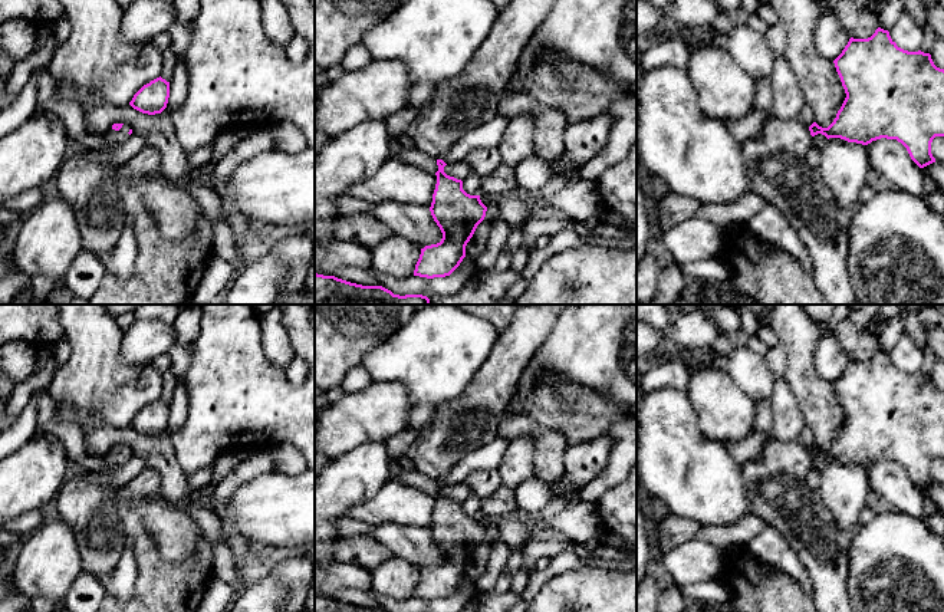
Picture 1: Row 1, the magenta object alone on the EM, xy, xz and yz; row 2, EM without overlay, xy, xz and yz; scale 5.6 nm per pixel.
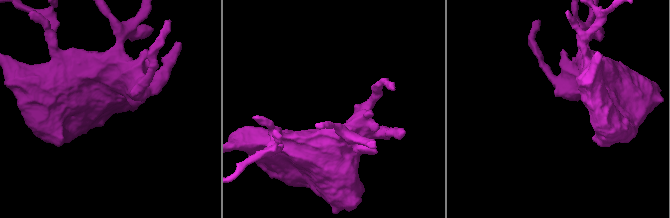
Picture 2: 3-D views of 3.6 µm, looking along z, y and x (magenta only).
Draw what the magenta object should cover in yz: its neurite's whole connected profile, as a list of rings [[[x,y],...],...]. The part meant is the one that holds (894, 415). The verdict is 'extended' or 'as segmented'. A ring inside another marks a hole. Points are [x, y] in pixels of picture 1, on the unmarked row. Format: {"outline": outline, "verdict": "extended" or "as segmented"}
{"outline": [[[881,349],[868,361],[851,359],[833,385],[846,419],[828,450],[816,444],[808,450],[797,440],[769,438],[757,458],[741,465],[741,476],[751,513],[776,529],[808,569],[818,611],[853,612],[848,593],[852,534],[828,527],[816,517],[806,484],[812,460],[822,455],[828,461],[841,460],[862,467],[881,460],[897,461],[920,490],[935,484],[931,464],[935,458],[944,458],[944,391],[934,386],[930,375],[898,369],[889,353]]], "verdict": "extended"}

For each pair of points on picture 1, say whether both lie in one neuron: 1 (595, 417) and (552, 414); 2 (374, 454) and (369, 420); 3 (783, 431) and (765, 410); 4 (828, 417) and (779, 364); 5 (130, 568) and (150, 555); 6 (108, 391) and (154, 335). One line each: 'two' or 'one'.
1: one
2: two
3: two
4: two
5: two
6: two

